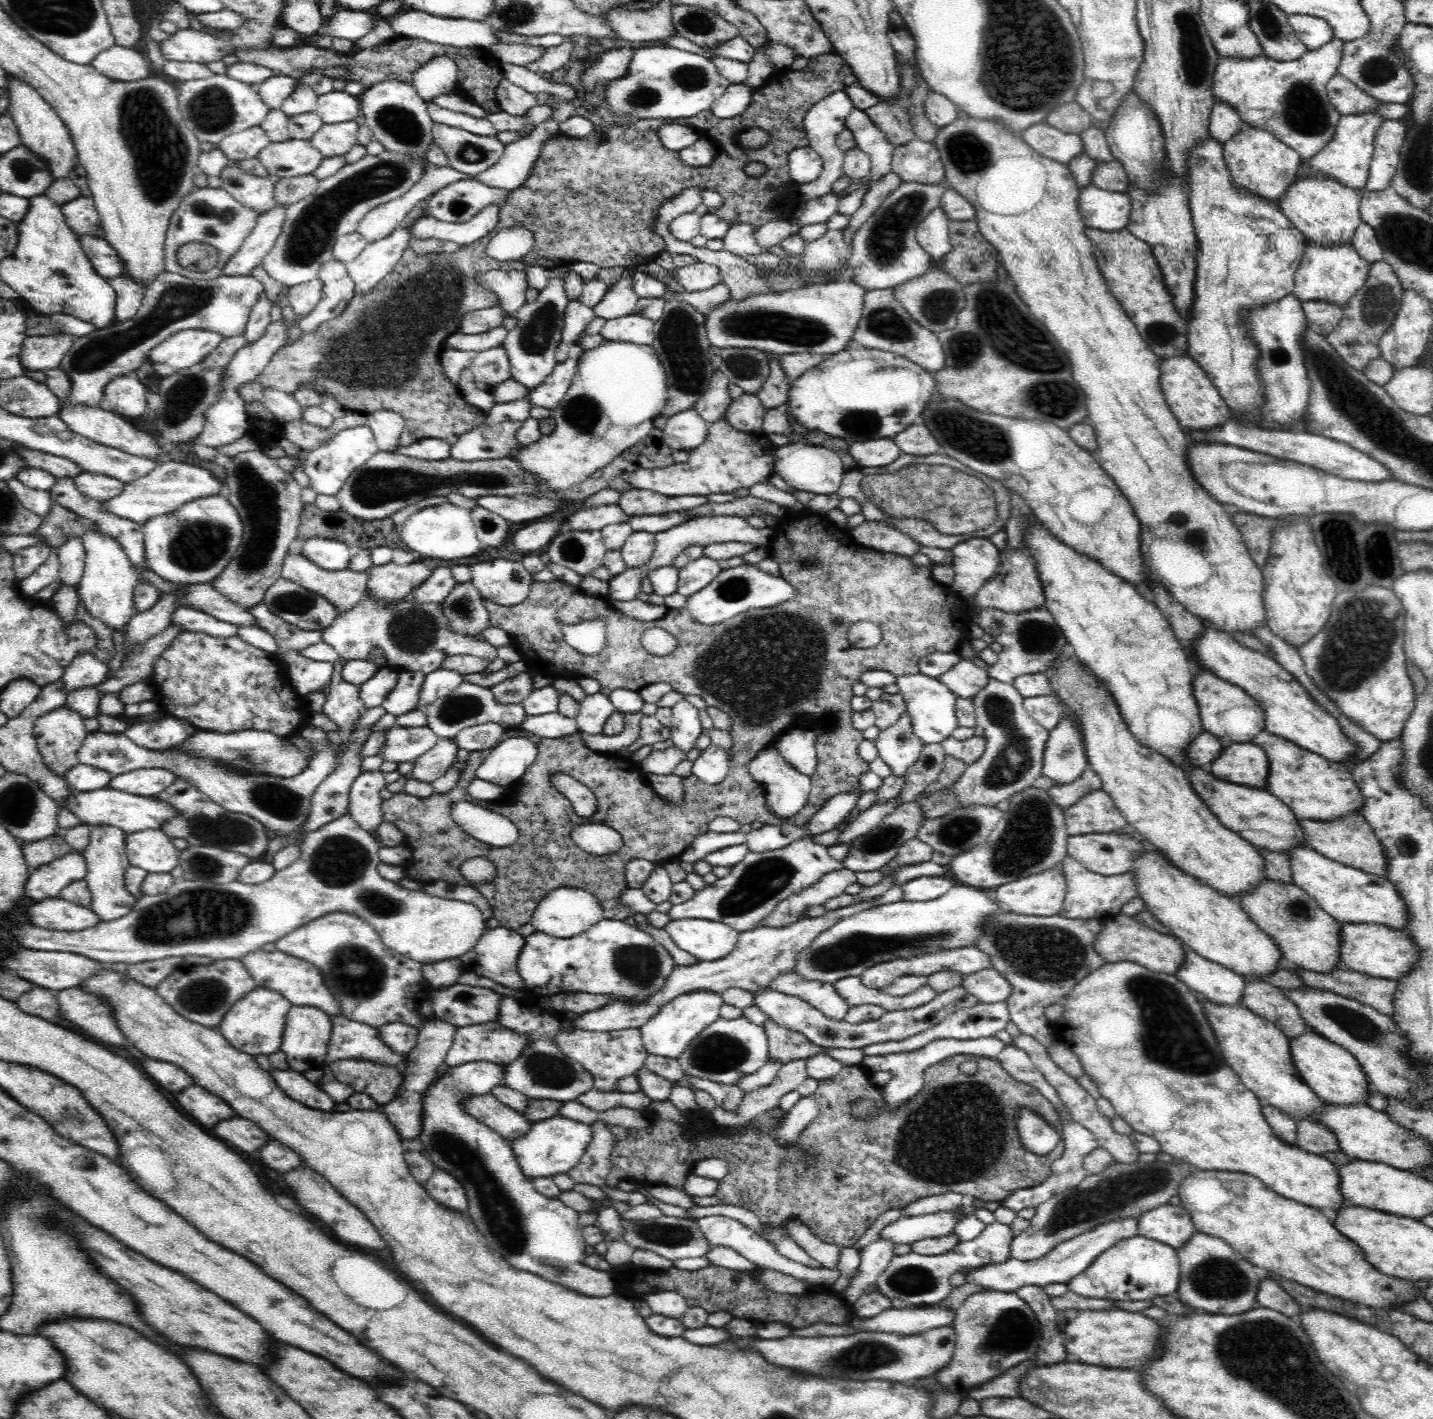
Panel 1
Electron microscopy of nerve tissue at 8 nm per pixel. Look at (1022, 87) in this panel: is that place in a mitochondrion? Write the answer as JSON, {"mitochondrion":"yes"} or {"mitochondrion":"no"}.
{"mitochondrion":"yes"}

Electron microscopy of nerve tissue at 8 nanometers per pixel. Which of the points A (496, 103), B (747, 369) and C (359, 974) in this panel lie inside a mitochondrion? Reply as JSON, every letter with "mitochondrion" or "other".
{"A":"other","B":"mitochondrion","C":"mitochondrion"}

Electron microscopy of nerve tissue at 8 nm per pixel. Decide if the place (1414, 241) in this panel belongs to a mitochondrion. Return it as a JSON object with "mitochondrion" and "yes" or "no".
{"mitochondrion":"yes"}

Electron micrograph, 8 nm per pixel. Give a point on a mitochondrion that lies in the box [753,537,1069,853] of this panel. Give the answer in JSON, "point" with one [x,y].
{"point":[1014,760]}

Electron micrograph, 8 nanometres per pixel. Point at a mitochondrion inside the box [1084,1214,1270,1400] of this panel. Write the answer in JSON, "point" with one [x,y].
{"point":[1220,1278]}

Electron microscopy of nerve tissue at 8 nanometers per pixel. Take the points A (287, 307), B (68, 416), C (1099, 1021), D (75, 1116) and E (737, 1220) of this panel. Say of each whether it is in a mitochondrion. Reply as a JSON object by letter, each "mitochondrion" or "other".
{"A":"other","B":"other","C":"other","D":"mitochondrion","E":"other"}

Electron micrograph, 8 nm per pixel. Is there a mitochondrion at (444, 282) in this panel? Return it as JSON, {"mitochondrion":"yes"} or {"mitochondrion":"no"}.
{"mitochondrion":"yes"}

